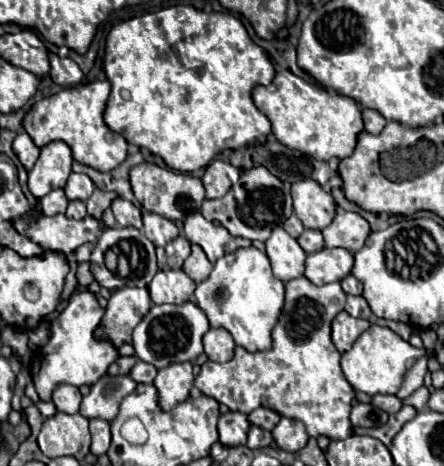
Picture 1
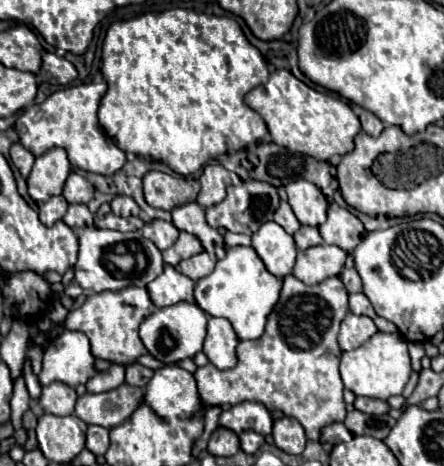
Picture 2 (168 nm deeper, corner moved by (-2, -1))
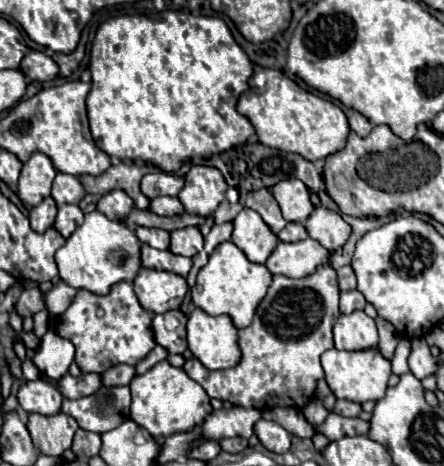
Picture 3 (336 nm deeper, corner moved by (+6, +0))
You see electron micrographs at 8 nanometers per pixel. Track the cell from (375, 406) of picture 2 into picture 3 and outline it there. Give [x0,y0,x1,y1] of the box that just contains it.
[334,399,362,417]

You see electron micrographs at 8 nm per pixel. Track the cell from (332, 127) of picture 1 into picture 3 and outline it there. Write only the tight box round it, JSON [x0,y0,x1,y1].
[238,69,350,161]

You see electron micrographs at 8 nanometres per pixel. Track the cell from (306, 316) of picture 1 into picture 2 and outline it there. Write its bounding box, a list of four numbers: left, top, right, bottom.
[194,274,348,440]

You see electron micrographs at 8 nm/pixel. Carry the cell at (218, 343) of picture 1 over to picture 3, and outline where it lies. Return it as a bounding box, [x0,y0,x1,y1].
[188,307,240,369]

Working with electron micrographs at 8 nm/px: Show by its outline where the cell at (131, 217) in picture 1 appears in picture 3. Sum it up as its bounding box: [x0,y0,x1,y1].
[98,191,134,221]

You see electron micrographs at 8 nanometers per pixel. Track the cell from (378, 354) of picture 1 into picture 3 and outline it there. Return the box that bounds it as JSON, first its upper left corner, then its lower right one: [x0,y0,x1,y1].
[322,349,392,403]

